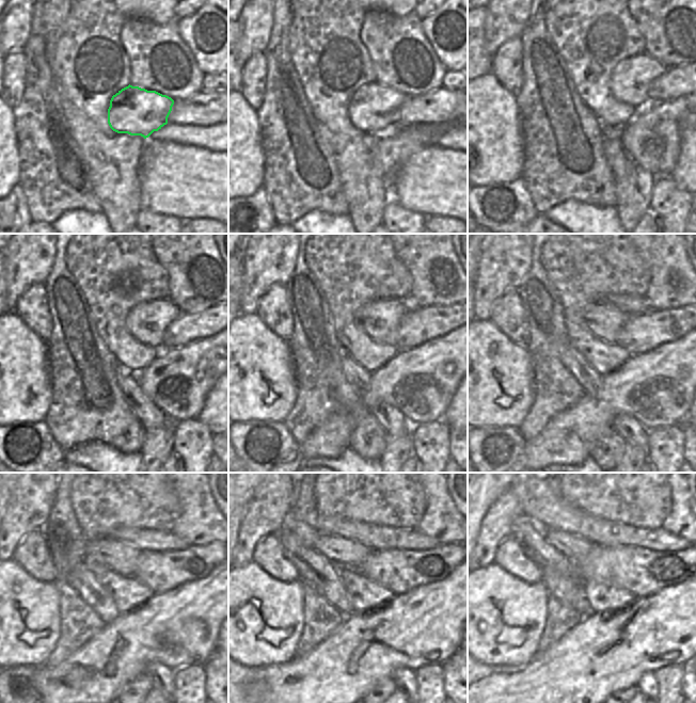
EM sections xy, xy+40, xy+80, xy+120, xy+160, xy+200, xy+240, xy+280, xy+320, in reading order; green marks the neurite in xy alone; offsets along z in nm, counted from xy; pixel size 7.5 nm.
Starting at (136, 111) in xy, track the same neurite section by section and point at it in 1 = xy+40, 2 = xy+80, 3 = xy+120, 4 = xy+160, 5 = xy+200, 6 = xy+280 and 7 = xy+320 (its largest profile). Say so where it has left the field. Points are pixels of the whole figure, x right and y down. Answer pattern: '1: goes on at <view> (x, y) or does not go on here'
1: goes on at xy+40 (375, 108)
2: goes on at xy+80 (631, 79)
3: goes on at xy+120 (146, 321)
4: goes on at xy+160 (380, 319)
5: goes on at xy+200 (604, 320)
6: goes on at xy+280 (346, 553)
7: goes on at xy+320 (573, 547)

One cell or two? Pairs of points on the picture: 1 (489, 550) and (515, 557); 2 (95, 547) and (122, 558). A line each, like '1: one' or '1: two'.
1: two
2: one

